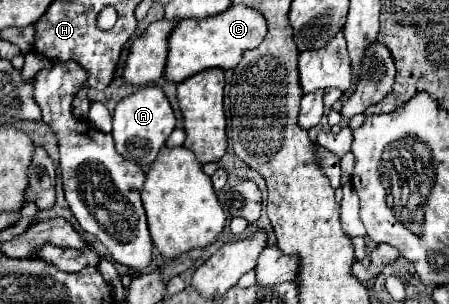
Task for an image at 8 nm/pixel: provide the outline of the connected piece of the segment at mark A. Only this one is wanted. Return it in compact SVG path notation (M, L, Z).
M159 86L139 88L137 92L125 96L115 112L113 112L113 140L115 150L125 156L125 160L139 164L141 168L147 168L157 158L159 150L165 146L165 140L175 128L175 114L169 106L167 96Z

